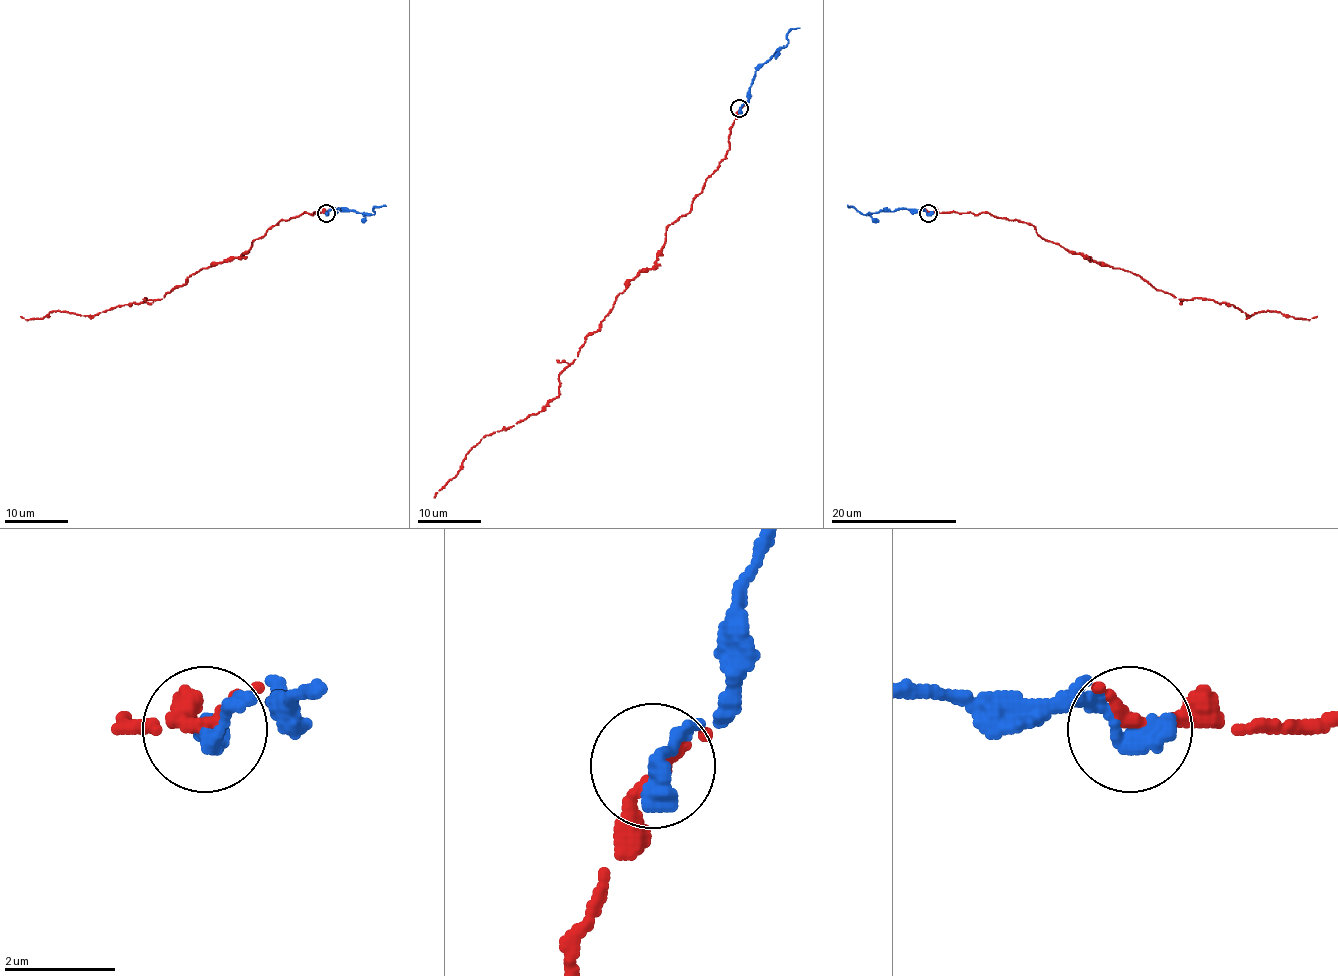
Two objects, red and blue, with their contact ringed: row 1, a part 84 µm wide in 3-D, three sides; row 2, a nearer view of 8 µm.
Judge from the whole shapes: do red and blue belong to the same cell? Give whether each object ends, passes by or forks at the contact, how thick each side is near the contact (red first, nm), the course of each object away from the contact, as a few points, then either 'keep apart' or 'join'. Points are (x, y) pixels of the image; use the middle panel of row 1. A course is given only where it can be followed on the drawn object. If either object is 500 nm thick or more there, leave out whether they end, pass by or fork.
red passes by; blue ends there; 220 nm thick on the red side, 460 nm on the other; red runs (740, 109), (725, 158), (667, 227), (656, 263), (617, 296), (558, 377), (558, 394), (484, 435), (433, 497); blue runs (740, 109), (747, 101), (755, 71), (787, 44), (787, 33), (792, 28), (800, 28); join

